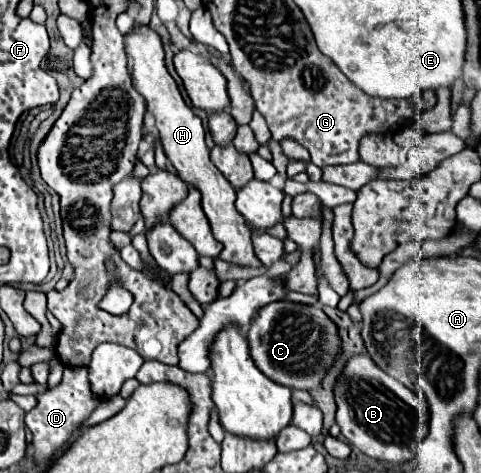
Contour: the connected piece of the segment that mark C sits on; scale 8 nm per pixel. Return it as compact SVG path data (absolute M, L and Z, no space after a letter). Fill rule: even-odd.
M287 298L263 306L247 332L249 352L257 368L277 384L291 390L317 390L343 352L337 324L323 312L321 306L297 304Z

